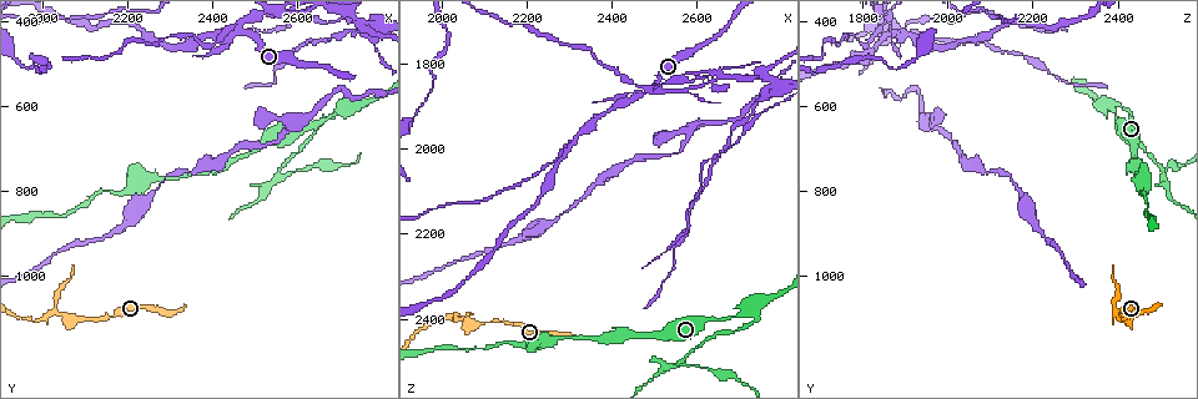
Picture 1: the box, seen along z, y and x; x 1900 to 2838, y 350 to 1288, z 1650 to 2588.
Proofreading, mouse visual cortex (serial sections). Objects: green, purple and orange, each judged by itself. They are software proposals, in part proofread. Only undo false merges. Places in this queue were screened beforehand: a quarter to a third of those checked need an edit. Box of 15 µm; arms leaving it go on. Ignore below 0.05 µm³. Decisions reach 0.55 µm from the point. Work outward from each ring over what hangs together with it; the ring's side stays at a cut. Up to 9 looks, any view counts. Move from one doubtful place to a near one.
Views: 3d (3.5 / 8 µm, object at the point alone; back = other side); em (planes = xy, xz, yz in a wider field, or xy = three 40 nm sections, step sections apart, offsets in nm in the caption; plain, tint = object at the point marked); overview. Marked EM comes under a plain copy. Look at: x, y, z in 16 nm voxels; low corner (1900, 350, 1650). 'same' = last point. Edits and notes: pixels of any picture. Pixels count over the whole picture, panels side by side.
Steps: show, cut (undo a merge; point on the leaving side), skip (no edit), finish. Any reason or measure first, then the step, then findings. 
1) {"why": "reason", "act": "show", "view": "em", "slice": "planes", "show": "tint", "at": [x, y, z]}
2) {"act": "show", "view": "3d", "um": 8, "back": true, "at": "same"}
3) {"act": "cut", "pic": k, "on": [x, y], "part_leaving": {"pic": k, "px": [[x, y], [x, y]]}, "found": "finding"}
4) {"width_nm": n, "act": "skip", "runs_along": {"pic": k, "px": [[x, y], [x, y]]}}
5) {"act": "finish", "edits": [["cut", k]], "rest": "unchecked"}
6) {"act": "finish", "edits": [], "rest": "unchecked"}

{"why": "thin neck", "act": "show", "view": "3d", "um": 3.5, "back": true, "at": [2465, 430, 1875]}

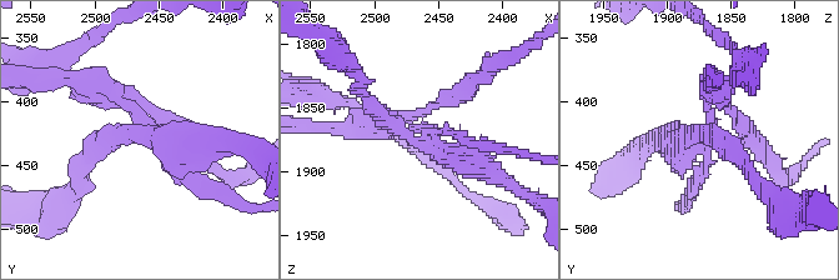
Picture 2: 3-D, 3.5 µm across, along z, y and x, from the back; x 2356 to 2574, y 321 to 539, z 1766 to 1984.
{"arms": 4, "arm_widths_nm": [150, 200, 200, 350], "why": "shape alone is not enough", "act": "show", "view": "em", "slice": "xy", "step": 2, "show": "tint", "at": [2458, 424, 1878]}

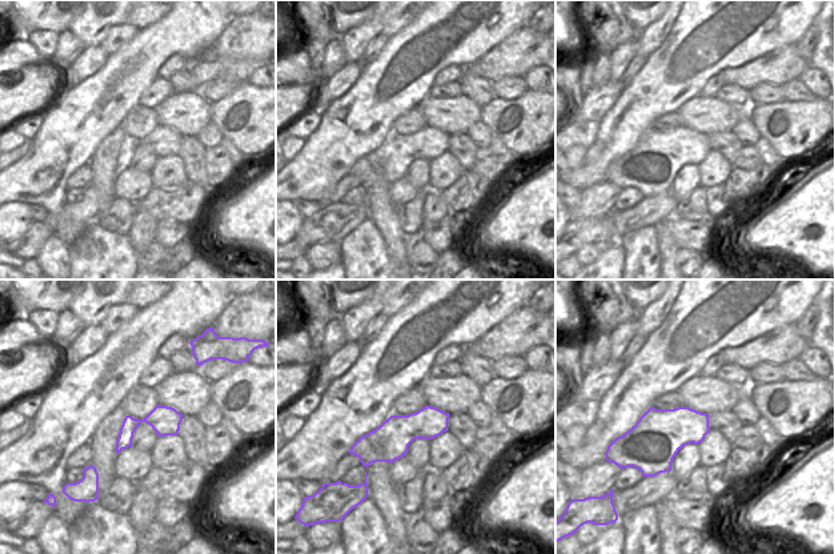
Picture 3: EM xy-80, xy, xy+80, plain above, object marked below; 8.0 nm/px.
{"why": "another direction", "act": "show", "view": "em", "slice": "planes", "show": "tint", "at": "same"}

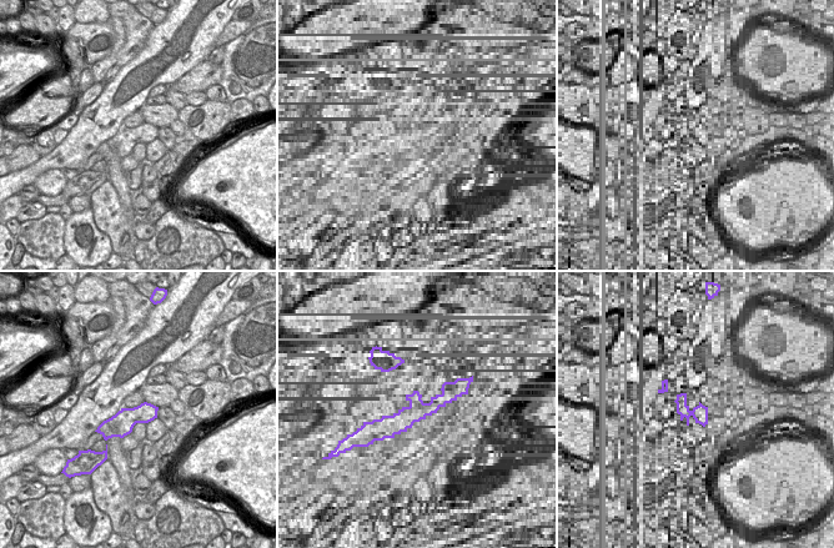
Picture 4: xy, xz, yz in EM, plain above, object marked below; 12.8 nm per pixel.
{"act": "cut", "pic": 2, "on": [490, 148], "part_leaving": {"pic": 2, "px": [[146, 124], [111, 89], [54, 78]]}, "found": "a second cell is stuck on"}

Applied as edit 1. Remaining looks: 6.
{"why": "branch point", "act": "show", "view": "3d", "um": 8, "at": [2245, 765, 2455]}

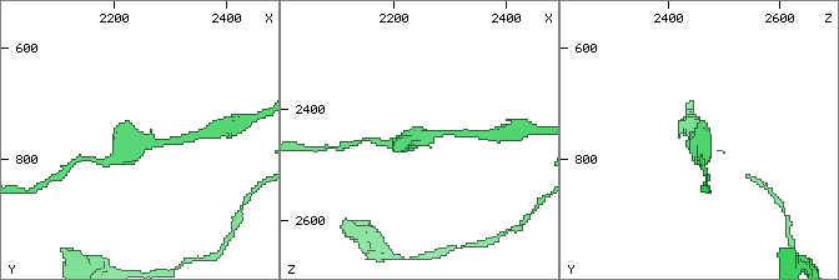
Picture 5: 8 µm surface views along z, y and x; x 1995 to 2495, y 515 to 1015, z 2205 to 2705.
{"why": "now the EM", "act": "show", "view": "em", "slice": "xy", "step": 1, "show": "tint", "at": [2245, 770, 2450]}

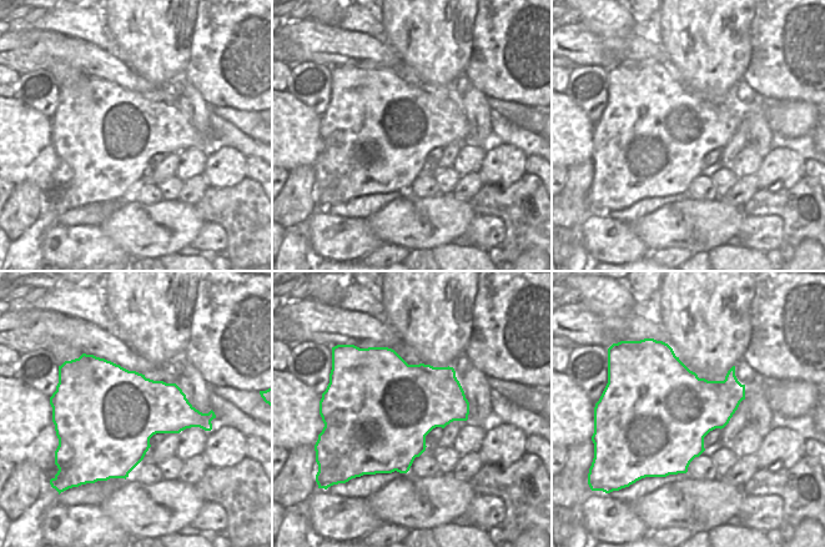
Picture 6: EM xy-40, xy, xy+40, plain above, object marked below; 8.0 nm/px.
{"act": "skip", "found": "all the same cell"}

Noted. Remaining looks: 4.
{"why": "branch point", "act": "show", "view": "3d", "um": 8, "at": [2025, 1080, 2395]}

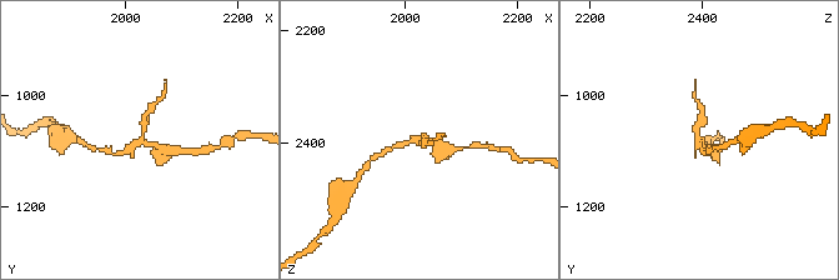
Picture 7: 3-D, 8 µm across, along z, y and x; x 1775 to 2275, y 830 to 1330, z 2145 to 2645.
{"why": "zoom in", "act": "show", "view": "3d", "um": 3.5, "at": [2025, 1085, 2400]}

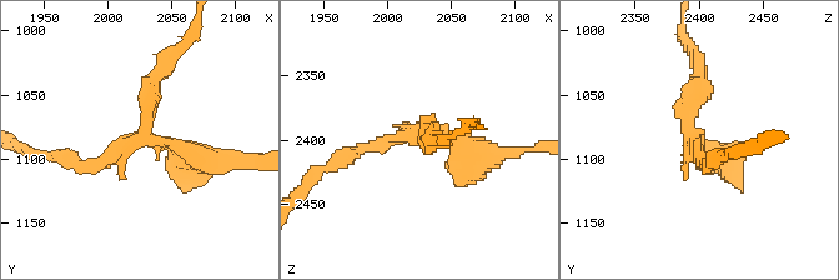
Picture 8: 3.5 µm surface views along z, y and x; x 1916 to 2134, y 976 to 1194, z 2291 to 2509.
{"why": "now the EM", "act": "show", "view": "em", "slice": "xy", "step": 1, "show": "tint", "at": [2030, 1084, 2396]}

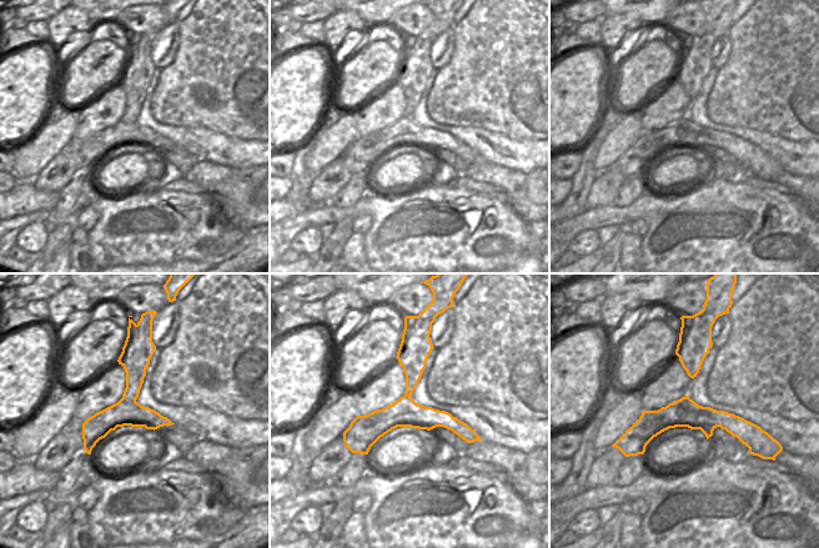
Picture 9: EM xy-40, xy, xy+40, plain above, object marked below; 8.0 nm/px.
{"act": "cut", "pic": 8, "on": [156, 88], "part_leaving": {"pic": 8, "px": [[146, 130], [150, 84], [192, 34]]}, "found": "two cells meet here"}

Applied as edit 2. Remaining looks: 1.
{"act": "finish", "edits": [["cut", 2], ["cut", 8]], "rest": "unchecked"}

